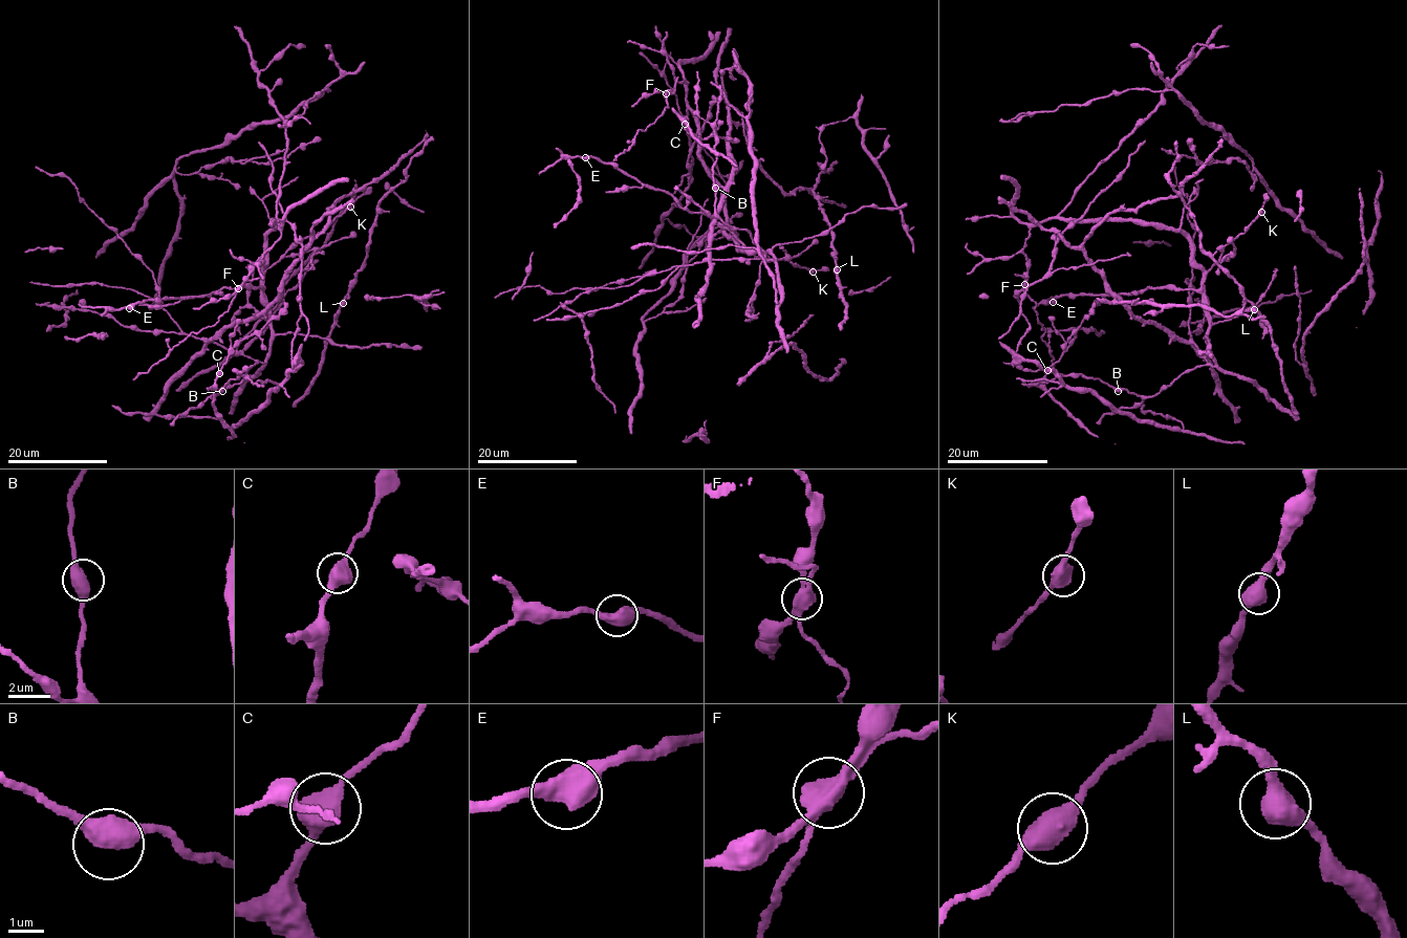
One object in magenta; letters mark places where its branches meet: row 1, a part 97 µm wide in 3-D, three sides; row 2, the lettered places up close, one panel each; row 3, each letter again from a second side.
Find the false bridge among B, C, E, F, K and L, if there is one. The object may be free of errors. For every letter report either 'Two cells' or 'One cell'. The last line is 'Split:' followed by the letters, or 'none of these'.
B: One cell
C: One cell
E: One cell
F: Two cells
K: One cell
L: One cell
Split: F

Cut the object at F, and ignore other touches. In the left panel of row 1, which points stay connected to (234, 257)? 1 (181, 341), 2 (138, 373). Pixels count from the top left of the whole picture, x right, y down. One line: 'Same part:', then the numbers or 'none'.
Same part: none

